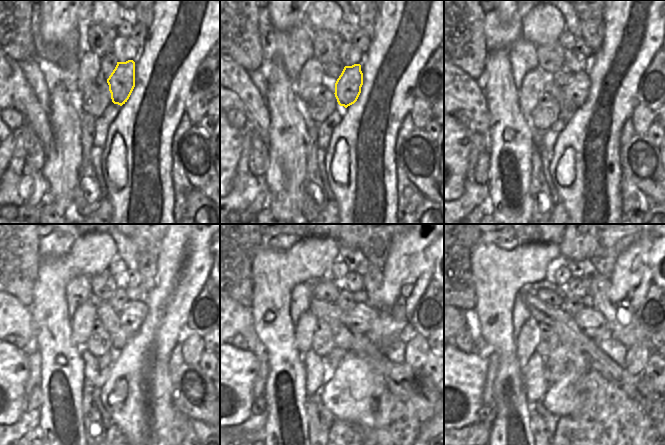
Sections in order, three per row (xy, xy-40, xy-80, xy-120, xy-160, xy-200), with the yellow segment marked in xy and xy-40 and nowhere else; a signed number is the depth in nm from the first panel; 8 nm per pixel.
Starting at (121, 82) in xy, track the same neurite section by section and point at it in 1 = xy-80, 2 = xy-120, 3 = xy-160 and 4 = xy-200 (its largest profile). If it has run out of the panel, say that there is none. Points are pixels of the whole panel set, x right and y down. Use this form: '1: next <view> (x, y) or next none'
1: next xy-80 (576, 92)
2: next xy-120 (132, 315)
3: next xy-160 (360, 319)
4: next xy-200 (590, 321)

